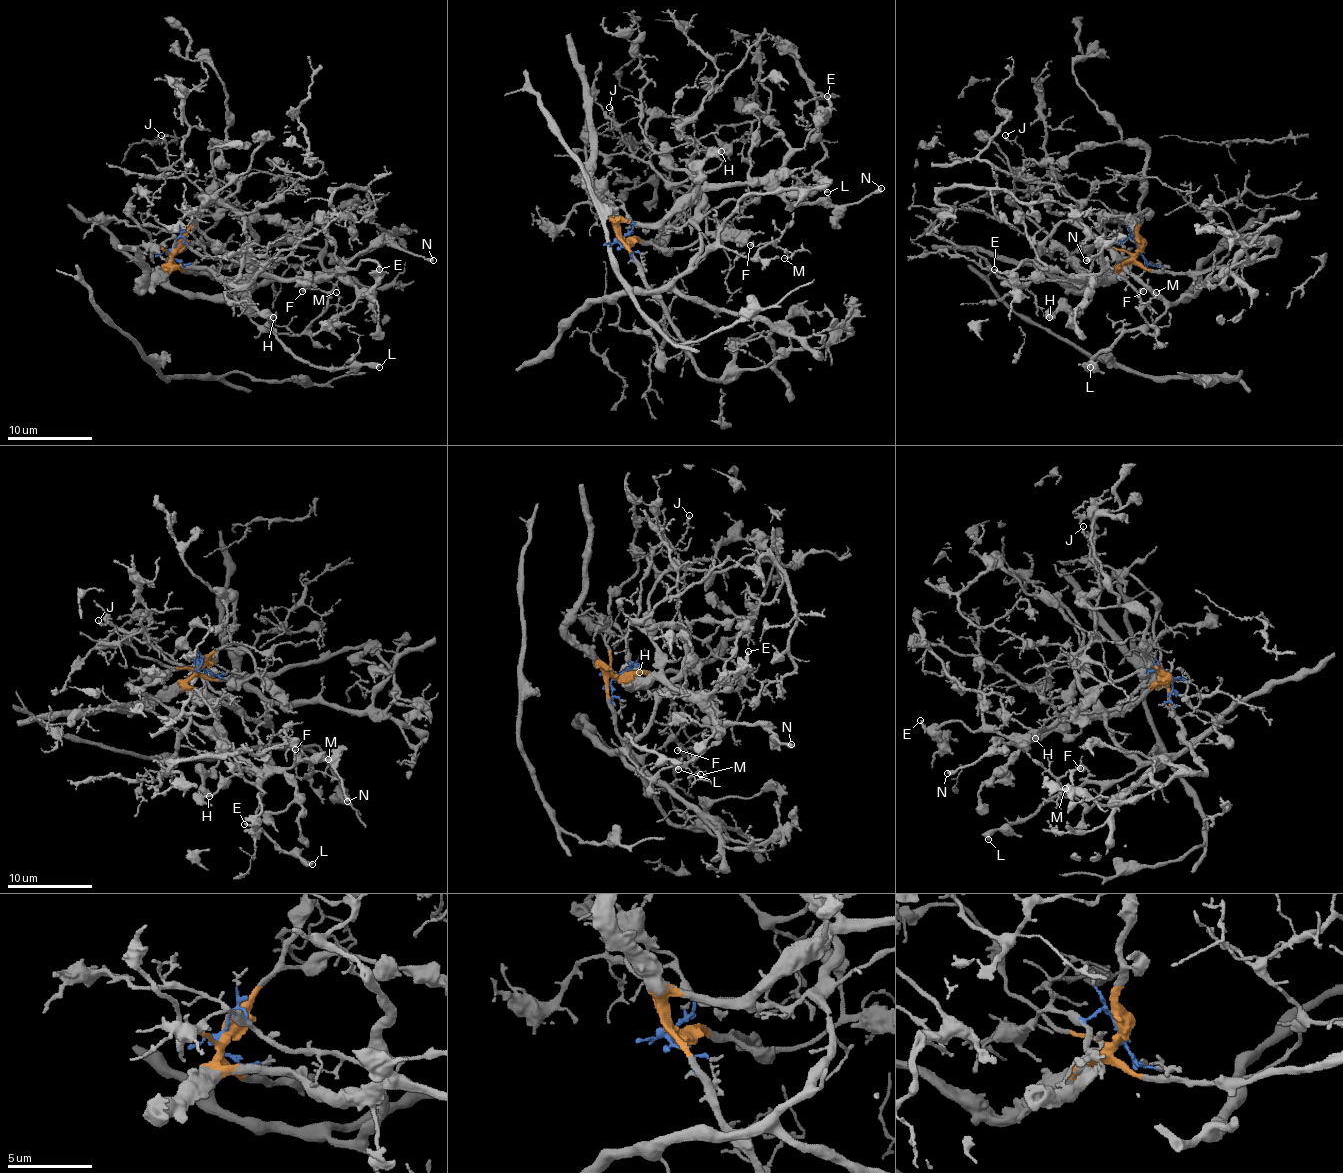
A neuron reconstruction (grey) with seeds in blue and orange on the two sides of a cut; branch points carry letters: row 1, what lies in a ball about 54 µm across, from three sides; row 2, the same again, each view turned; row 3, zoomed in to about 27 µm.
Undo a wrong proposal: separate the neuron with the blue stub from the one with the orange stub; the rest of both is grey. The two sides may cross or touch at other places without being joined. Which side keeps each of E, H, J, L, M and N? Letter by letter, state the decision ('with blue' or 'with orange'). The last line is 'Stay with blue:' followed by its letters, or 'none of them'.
E: with orange
H: with orange
J: with blue
L: with blue
M: with blue
N: with orange
Stay with blue: J, L, M

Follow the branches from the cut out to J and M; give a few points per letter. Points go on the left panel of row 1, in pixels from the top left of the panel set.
J: (172, 249), (182, 237), (195, 251), (240, 262), (255, 232), (201, 190), (180, 160), (172, 164), (161, 134)
M: (172, 249), (182, 237), (244, 264), (246, 313), (272, 332), (299, 334), (335, 292)

